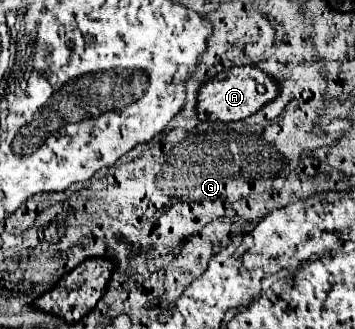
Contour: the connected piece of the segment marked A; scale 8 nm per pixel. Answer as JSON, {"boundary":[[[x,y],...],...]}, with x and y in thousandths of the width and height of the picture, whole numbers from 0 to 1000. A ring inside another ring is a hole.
{"boundary":[[[687,198],[687,204],[654,204],[625,222],[614,222],[597,246],[569,258],[563,295],[558,295],[558,356],[563,368],[676,368],[704,356],[710,343],[727,343],[749,313],[772,307],[789,283],[789,258],[777,240],[766,240],[755,222],[744,222],[721,198]],[[721,240],[749,240],[749,283],[732,289],[721,277]]]}

